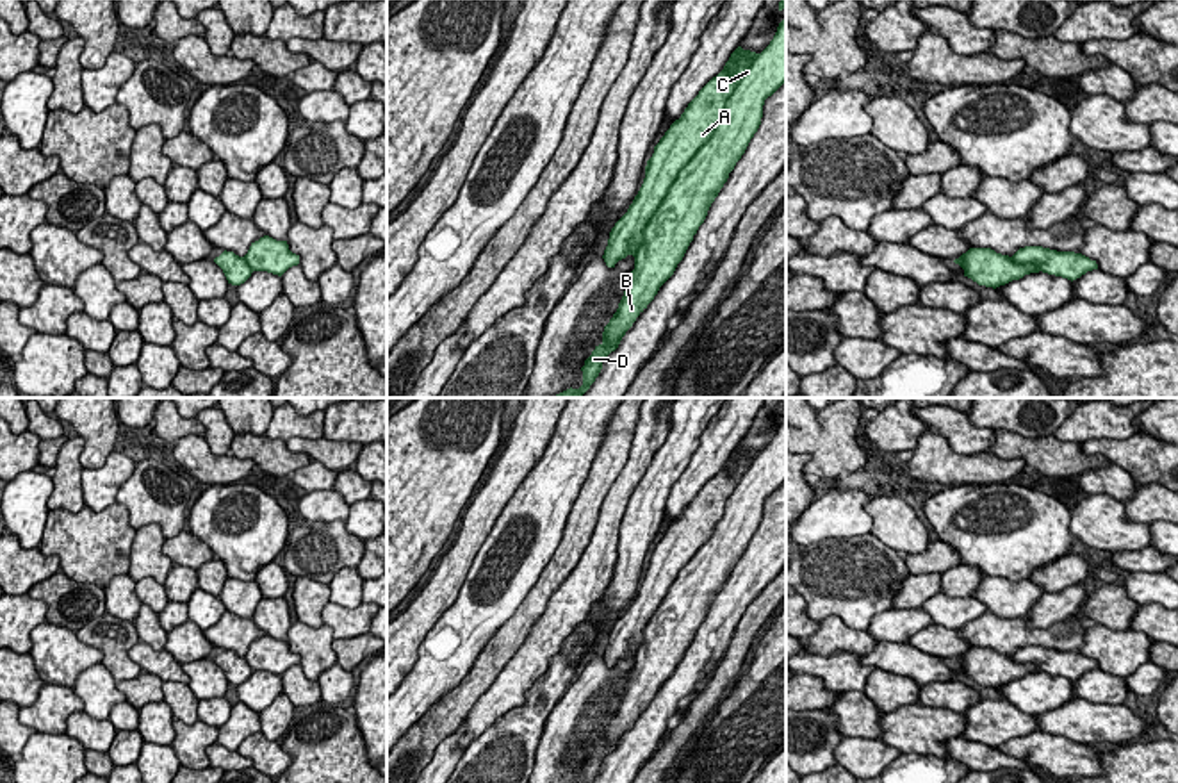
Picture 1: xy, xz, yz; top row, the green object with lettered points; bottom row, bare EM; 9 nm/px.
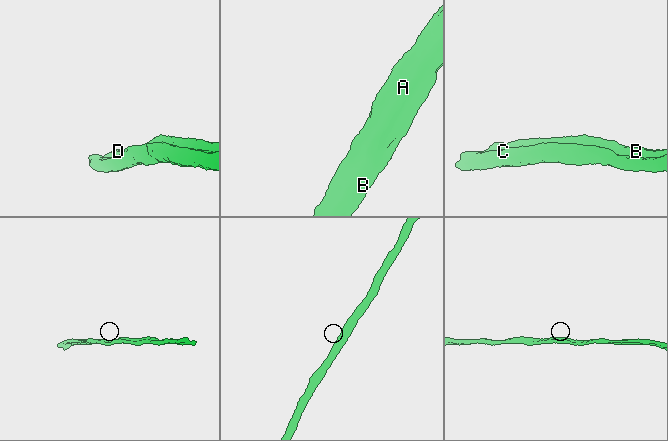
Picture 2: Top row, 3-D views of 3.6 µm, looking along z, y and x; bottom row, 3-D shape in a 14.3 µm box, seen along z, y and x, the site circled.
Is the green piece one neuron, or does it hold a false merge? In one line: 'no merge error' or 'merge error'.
merge error

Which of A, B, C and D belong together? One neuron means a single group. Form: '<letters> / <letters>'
A / B C D

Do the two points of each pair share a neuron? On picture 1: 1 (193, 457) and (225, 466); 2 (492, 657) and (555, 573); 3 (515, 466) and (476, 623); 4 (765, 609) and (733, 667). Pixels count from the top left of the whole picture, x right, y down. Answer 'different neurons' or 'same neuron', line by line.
1: same neuron
2: same neuron
3: different neurons
4: same neuron

